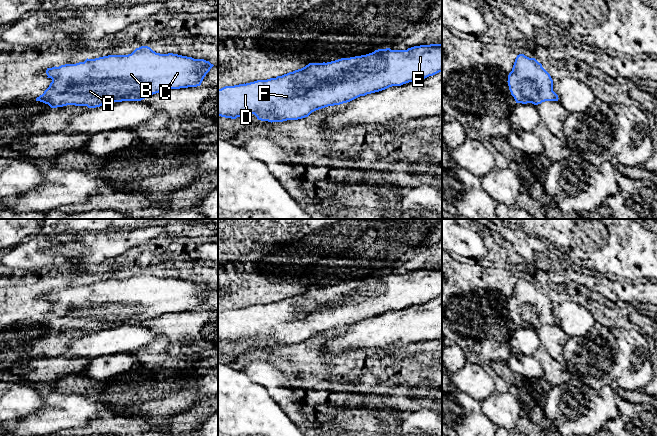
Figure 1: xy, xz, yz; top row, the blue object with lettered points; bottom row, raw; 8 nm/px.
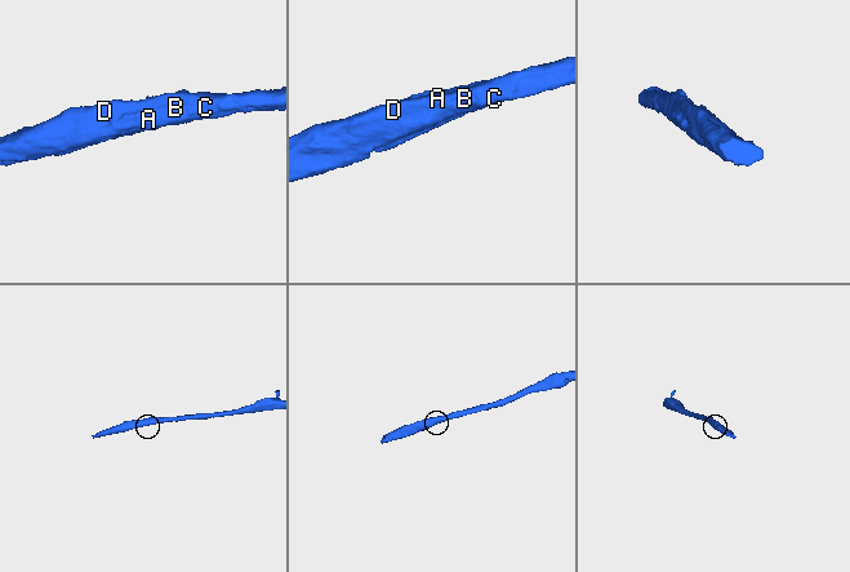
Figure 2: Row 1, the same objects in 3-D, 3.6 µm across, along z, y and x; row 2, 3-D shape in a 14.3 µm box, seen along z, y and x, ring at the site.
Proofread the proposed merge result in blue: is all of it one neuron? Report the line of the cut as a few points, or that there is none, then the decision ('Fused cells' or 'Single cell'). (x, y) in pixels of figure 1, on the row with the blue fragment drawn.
No split. Single cell

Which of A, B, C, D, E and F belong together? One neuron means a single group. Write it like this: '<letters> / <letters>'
A B C D E F

